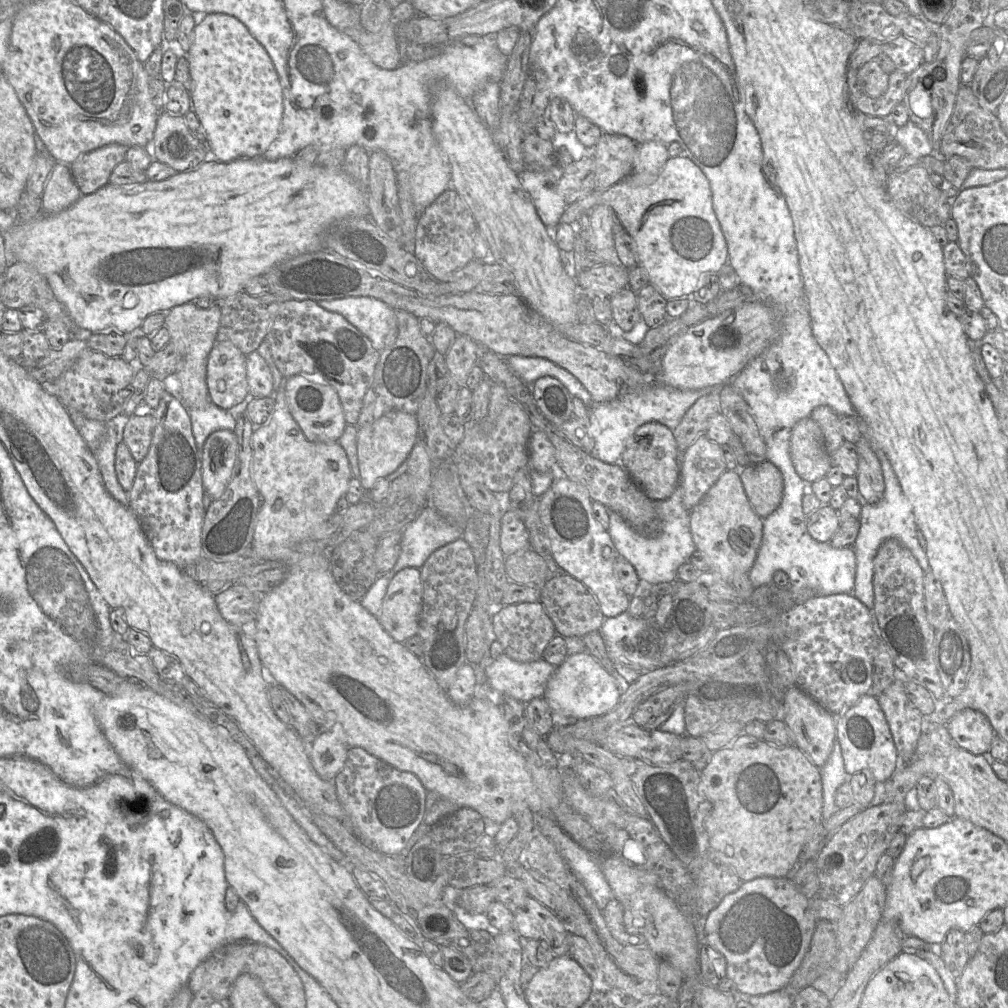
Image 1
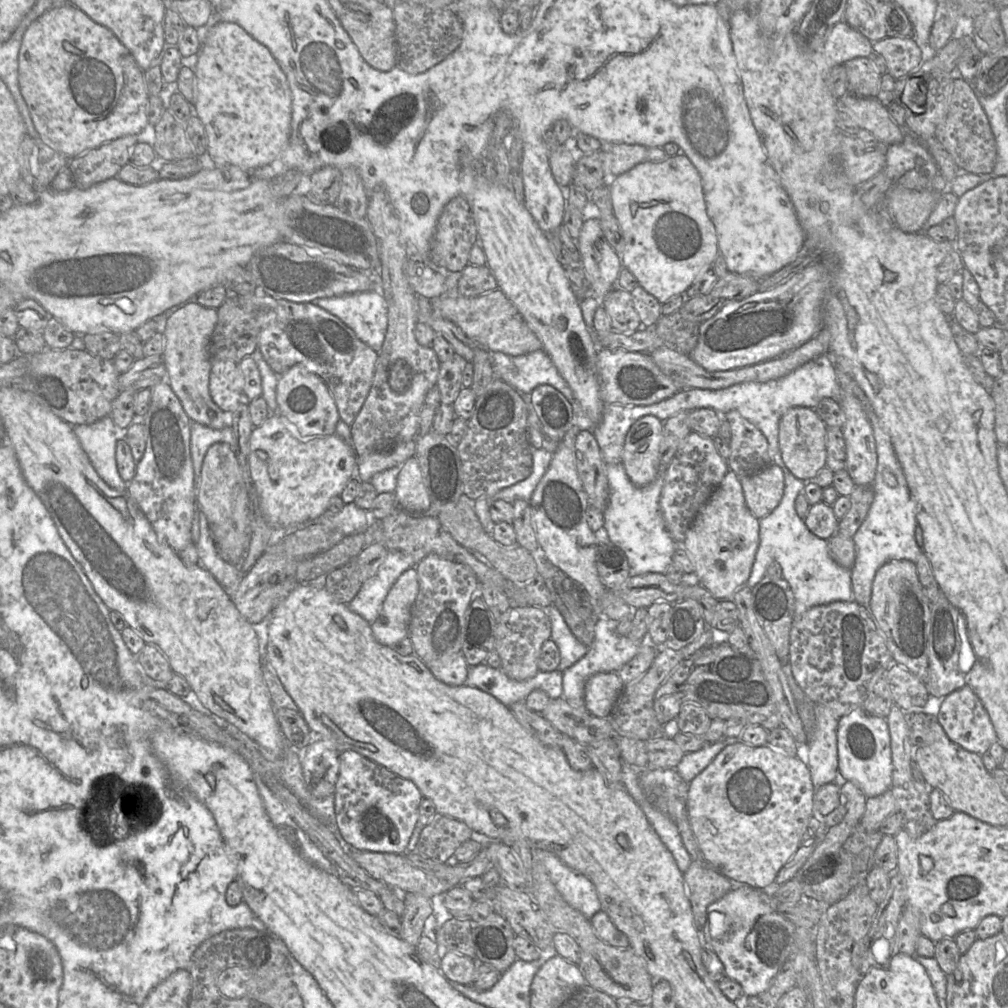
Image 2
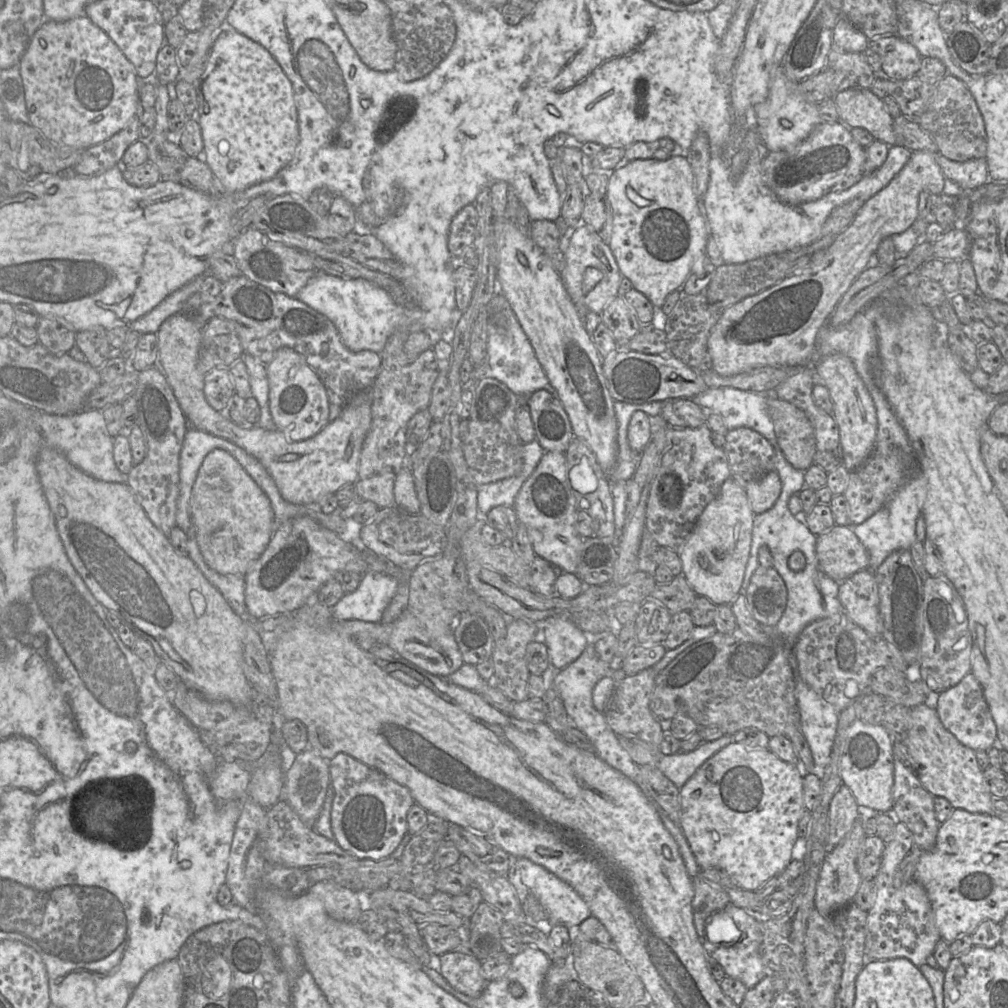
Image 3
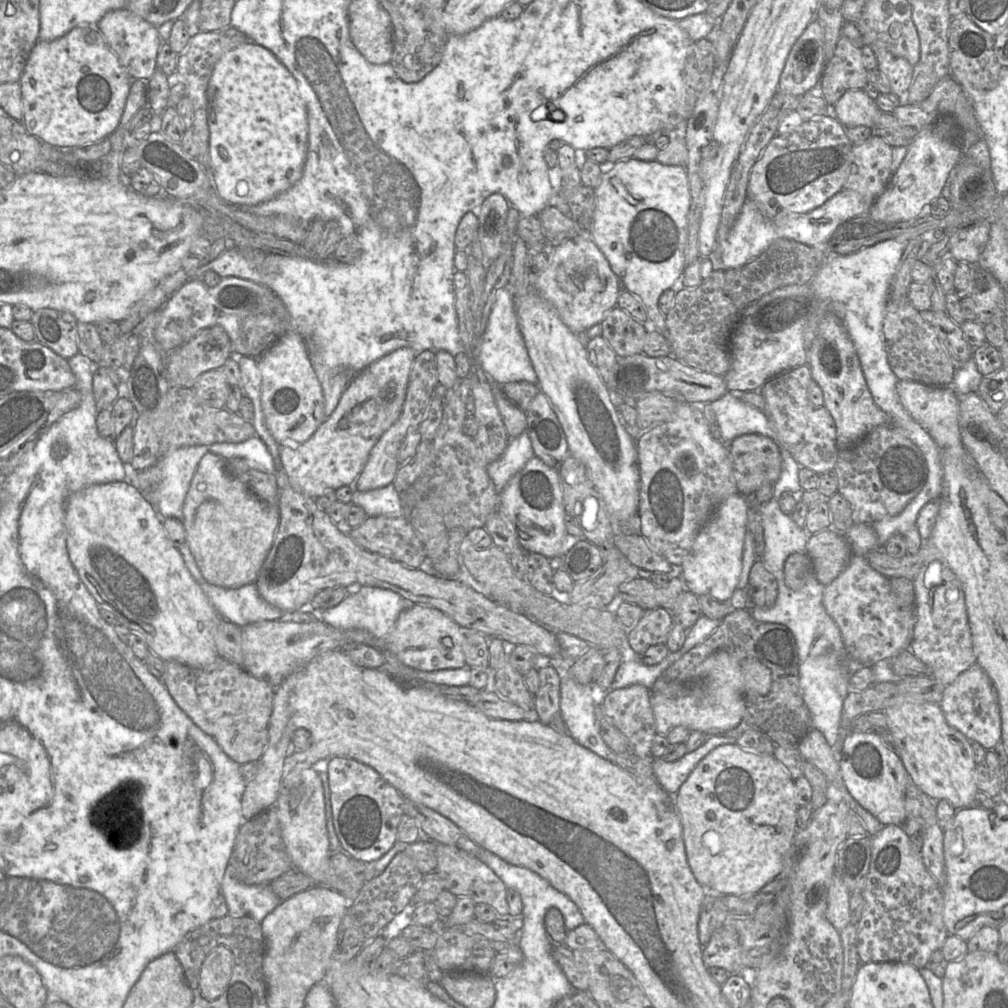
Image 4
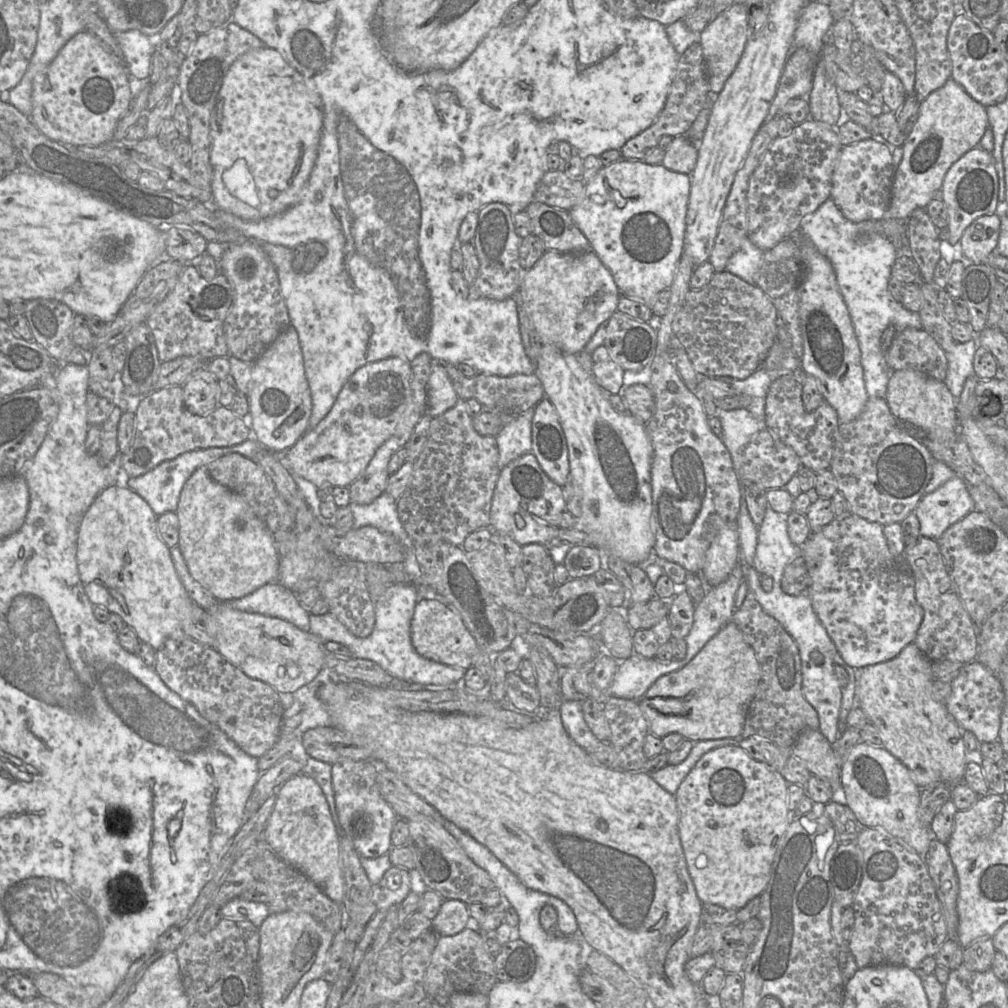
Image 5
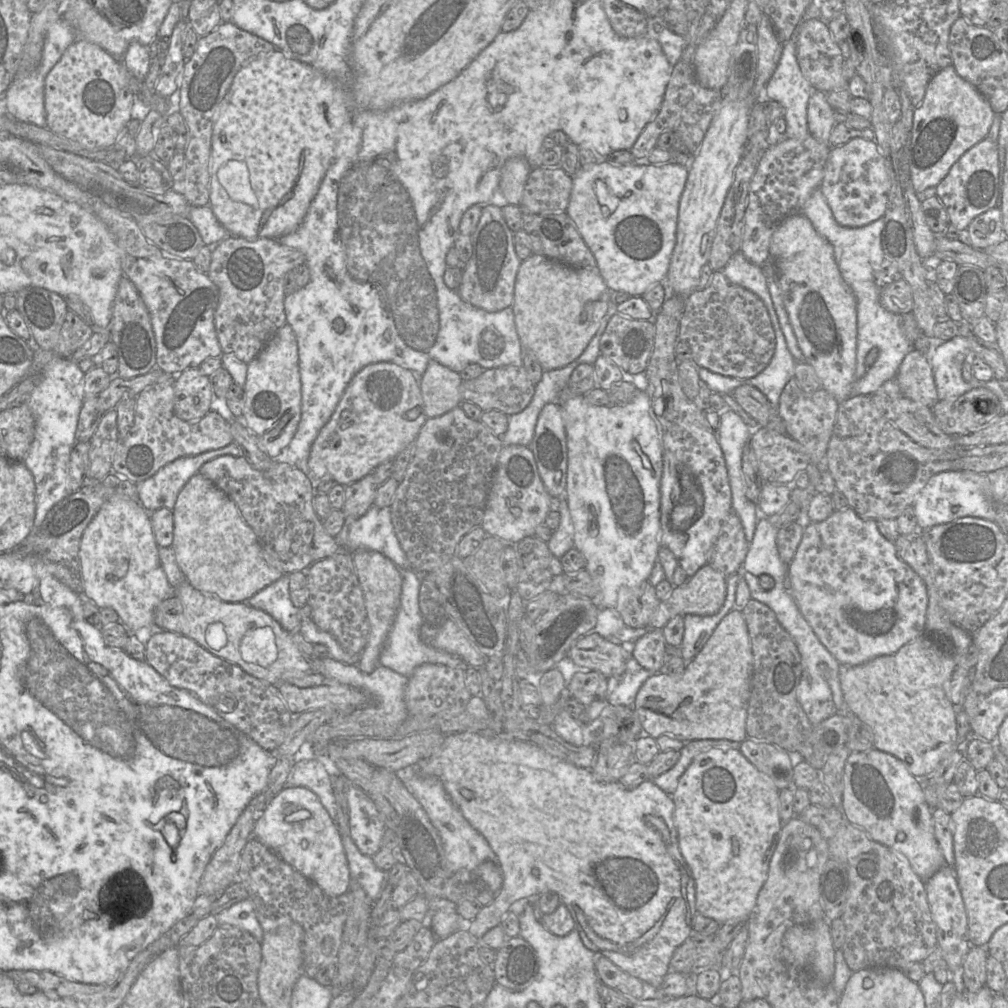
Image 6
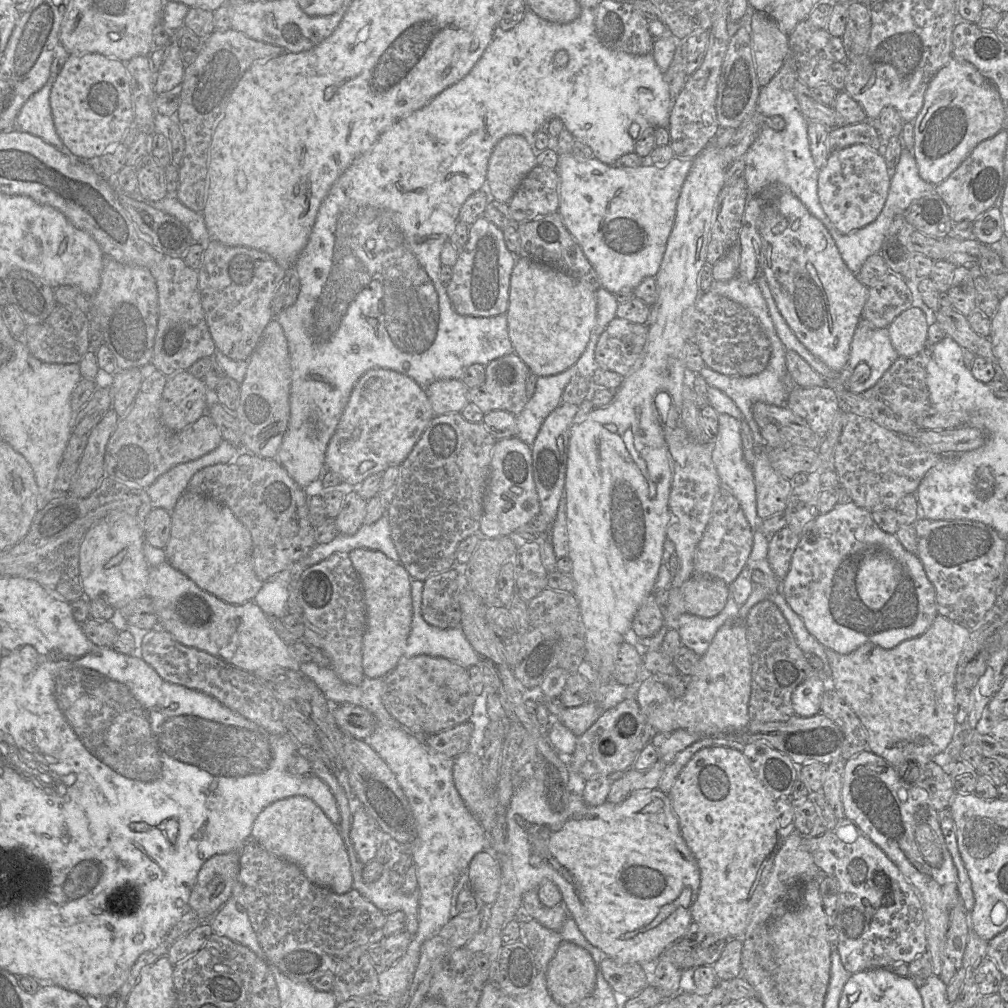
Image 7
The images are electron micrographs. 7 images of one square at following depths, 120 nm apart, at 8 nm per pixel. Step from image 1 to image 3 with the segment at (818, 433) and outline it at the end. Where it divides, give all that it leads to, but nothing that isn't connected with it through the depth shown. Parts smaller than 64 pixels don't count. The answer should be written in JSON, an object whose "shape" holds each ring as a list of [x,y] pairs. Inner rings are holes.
{"shape":[[[774,395],[767,398],[767,411],[786,460],[798,470],[807,470],[813,464],[816,439],[805,413]]]}

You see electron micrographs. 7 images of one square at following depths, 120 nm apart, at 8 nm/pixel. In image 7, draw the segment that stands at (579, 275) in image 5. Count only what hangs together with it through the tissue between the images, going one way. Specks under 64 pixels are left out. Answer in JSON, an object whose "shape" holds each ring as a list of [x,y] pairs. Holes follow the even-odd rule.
{"shape":[[[517,257],[506,316],[514,352],[530,372],[538,377],[551,376],[574,365],[589,342],[596,311],[596,291],[591,287],[551,265]]]}

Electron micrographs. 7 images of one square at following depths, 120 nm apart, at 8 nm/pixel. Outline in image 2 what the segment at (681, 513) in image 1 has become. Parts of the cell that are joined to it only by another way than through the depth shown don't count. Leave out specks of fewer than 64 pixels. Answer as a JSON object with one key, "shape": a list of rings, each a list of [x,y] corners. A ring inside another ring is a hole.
{"shape":[[[622,463],[606,464],[605,471],[609,499],[603,514],[609,540],[624,552],[631,574],[642,575],[648,572],[664,574],[672,563],[672,555],[679,544],[667,531],[660,510],[663,474],[659,474],[650,484],[637,487],[627,476]]]}

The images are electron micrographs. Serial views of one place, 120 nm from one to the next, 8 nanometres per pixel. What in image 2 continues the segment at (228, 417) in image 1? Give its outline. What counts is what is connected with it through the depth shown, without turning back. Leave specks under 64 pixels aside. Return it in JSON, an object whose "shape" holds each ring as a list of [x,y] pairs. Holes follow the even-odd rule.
{"shape":[[[191,422],[190,426],[190,452],[195,474],[196,497],[200,484],[200,473],[203,459],[208,448],[217,442],[228,443],[237,454],[237,441],[233,435],[231,425],[223,429],[212,429],[198,422]]]}

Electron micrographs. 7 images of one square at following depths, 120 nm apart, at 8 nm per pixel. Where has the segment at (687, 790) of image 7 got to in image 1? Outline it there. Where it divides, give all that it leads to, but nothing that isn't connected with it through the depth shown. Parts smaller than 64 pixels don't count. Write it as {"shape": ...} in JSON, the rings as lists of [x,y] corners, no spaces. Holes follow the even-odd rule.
{"shape":[[[741,733],[729,746],[712,753],[710,761],[700,771],[699,793],[706,801],[704,827],[709,837],[710,852],[723,864],[730,867],[742,882],[759,877],[782,878],[789,876],[798,865],[798,856],[815,828],[822,822],[823,789],[820,770],[794,744],[773,746],[763,739]]]}

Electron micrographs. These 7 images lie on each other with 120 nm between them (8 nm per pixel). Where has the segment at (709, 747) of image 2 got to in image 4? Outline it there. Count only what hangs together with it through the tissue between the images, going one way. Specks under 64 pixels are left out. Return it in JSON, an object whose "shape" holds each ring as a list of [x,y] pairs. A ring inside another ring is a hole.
{"shape":[[[712,735],[699,748],[674,762],[656,758],[652,763],[656,780],[668,794],[676,795],[697,764],[708,753],[719,746],[730,744],[737,744],[737,740],[722,735]]]}

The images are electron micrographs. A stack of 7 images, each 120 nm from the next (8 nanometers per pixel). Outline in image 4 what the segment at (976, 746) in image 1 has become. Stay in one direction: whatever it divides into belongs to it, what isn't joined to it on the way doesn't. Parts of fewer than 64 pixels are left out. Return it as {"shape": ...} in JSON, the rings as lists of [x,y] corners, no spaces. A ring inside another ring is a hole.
{"shape":[[[974,663],[962,672],[944,691],[939,704],[949,726],[961,732],[969,741],[992,750],[1002,738],[1001,710],[997,691],[983,668]]]}

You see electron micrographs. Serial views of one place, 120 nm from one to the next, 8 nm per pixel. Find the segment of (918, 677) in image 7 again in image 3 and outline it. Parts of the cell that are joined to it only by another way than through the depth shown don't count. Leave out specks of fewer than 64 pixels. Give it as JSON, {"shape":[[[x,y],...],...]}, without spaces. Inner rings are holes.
{"shape":[[[924,703],[911,709],[911,728],[905,746],[912,758],[914,773],[934,797],[946,798],[954,809],[993,815],[993,797],[978,765],[976,753],[962,745],[942,724],[936,709]]]}

